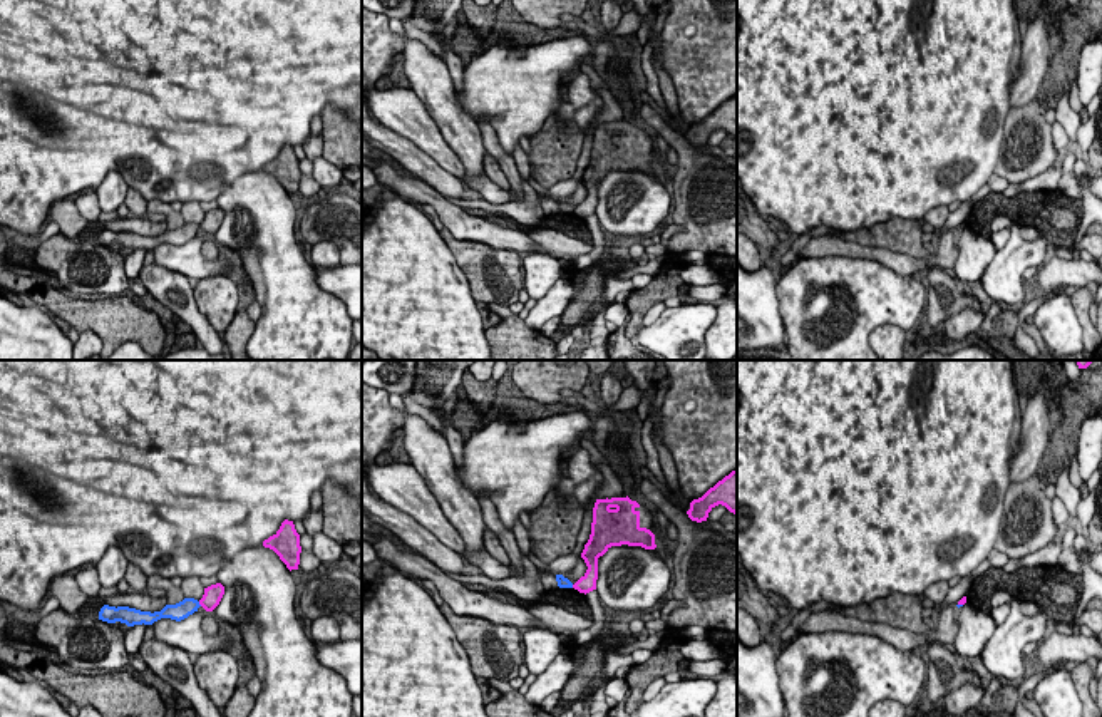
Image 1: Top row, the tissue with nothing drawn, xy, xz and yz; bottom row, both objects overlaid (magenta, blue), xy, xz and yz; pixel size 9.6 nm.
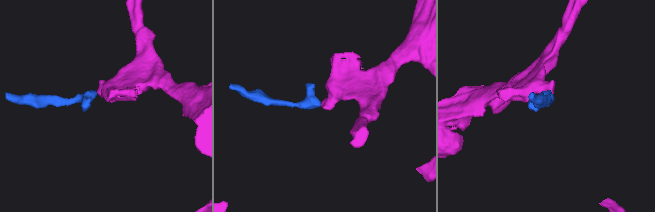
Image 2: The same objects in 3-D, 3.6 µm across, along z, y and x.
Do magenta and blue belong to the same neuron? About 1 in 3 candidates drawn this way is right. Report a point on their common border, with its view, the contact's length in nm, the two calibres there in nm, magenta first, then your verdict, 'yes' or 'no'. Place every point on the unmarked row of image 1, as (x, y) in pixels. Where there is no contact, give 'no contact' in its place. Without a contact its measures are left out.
xy (200, 228) | 60 nm | 170/170 nm | no

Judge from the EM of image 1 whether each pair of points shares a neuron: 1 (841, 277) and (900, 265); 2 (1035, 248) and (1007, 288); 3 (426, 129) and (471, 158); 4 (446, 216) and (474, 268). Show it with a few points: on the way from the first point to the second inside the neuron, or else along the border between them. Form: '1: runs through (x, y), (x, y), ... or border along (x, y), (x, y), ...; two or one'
1: border along (848, 257), (873, 258), (898, 273), (913, 275); two
2: runs through (1025, 255), (1007, 273), (1007, 278); one
3: border along (426, 106), (426, 111), (461, 161), (466, 175); two
4: border along (444, 226), (459, 240), (483, 242), (498, 250); two

